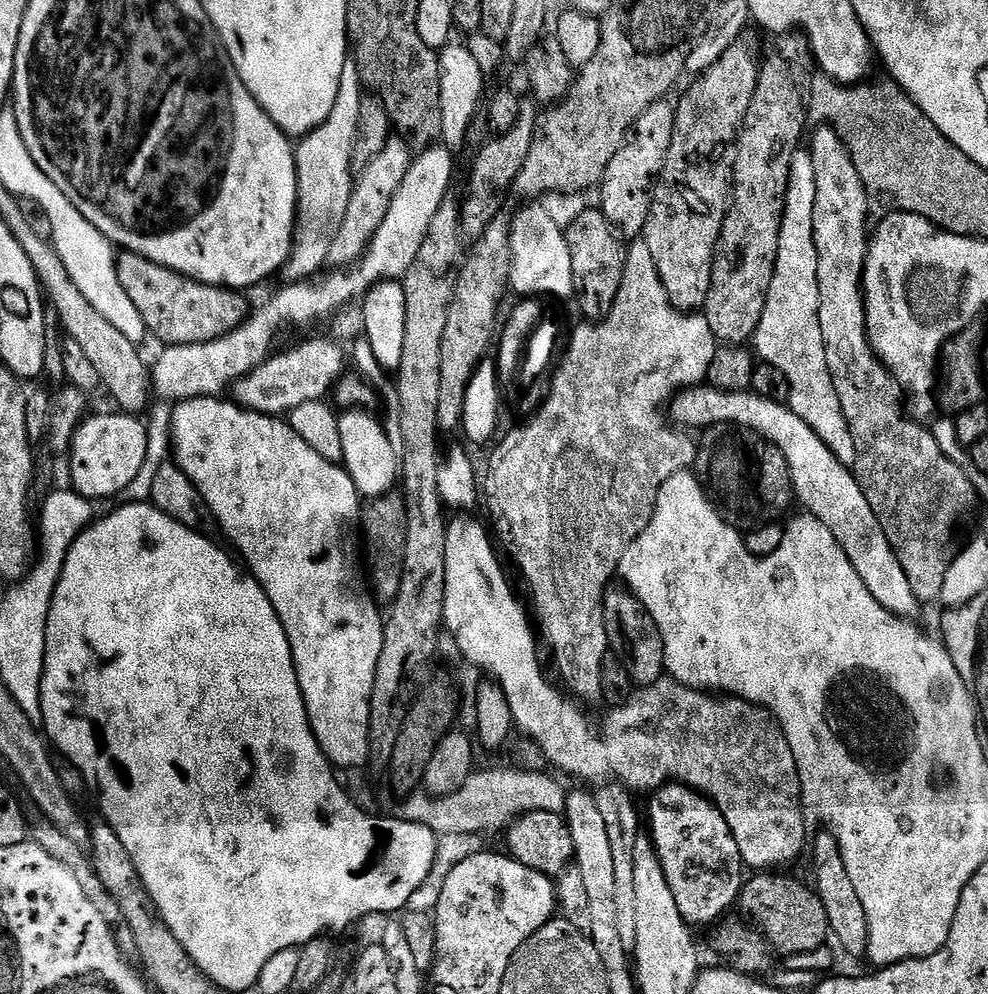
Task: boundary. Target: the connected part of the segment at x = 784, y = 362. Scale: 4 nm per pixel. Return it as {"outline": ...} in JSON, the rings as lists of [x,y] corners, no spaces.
{"outline":[[[801,150],[794,154],[794,162],[790,166],[774,278],[770,282],[760,325],[756,327],[754,352],[763,363],[778,366],[778,370],[786,374],[786,382],[790,386],[787,405],[794,410],[794,414],[798,414],[798,418],[802,418],[802,422],[806,422],[806,426],[818,434],[818,438],[841,463],[852,466],[856,463],[854,438],[850,438],[850,426],[846,426],[846,414],[842,414],[842,402],[838,402],[838,390],[834,390],[830,366],[826,366],[826,346],[822,342],[822,326],[818,326],[818,250],[814,246],[814,198],[818,198],[814,158],[811,151]]]}

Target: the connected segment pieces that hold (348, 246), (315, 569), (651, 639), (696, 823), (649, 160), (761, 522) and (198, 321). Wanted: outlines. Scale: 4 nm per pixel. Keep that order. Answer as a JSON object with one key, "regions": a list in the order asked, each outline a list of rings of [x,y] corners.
{"regions":[[[[390,138],[386,146],[382,146],[382,154],[359,169],[352,185],[350,206],[346,206],[346,218],[338,229],[338,238],[334,238],[334,246],[330,246],[328,264],[333,269],[340,270],[355,264],[368,251],[368,244],[378,226],[382,226],[382,218],[386,218],[386,210],[390,210],[390,202],[394,202],[394,194],[398,194],[402,178],[406,178],[413,159],[414,149],[407,140]]],[[[199,396],[193,400],[181,400],[173,407],[172,410],[172,448],[174,449],[174,463],[186,474],[186,478],[190,478],[190,482],[194,482],[194,486],[198,490],[198,494],[202,494],[202,498],[206,502],[206,506],[212,512],[212,519],[224,531],[224,536],[233,544],[234,547],[240,551],[239,559],[246,565],[247,571],[255,578],[256,581],[262,586],[262,590],[270,598],[270,602],[274,606],[274,610],[278,614],[278,618],[282,622],[282,626],[286,630],[286,638],[290,642],[290,650],[294,658],[294,666],[298,674],[298,686],[302,690],[302,698],[306,702],[306,714],[308,721],[312,727],[314,738],[318,738],[320,748],[324,751],[325,756],[337,769],[340,770],[357,770],[363,764],[367,765],[370,760],[370,749],[368,747],[368,727],[370,726],[370,694],[374,690],[374,674],[378,670],[378,658],[382,654],[382,638],[384,637],[384,621],[385,617],[382,615],[381,605],[377,604],[369,585],[366,583],[365,573],[362,571],[362,560],[356,557],[356,548],[358,552],[358,525],[360,522],[360,513],[362,511],[362,497],[358,489],[354,486],[354,482],[350,478],[350,474],[344,471],[340,464],[332,464],[326,458],[322,458],[322,454],[318,454],[318,450],[310,450],[310,446],[304,441],[300,435],[293,430],[288,423],[283,419],[274,416],[264,416],[260,412],[249,412],[247,408],[241,408],[239,404],[233,402],[231,399],[224,400],[225,398],[217,398],[214,396]]],[[[609,587],[604,594],[604,625],[608,650],[625,668],[626,674],[637,689],[649,688],[665,675],[664,643],[654,618],[650,618],[650,614],[644,609],[640,600],[637,600],[627,587],[616,587]]],[[[669,782],[655,789],[650,799],[648,812],[646,808],[646,828],[666,874],[666,882],[670,882],[670,890],[674,890],[674,902],[678,902],[682,918],[689,926],[715,925],[727,913],[724,911],[739,901],[740,889],[746,879],[746,865],[740,858],[738,842],[733,838],[730,826],[726,826],[726,818],[707,796],[701,796],[685,784]]],[[[662,99],[642,110],[642,114],[634,122],[632,131],[628,133],[628,139],[620,147],[618,154],[610,158],[610,166],[606,166],[604,179],[598,185],[598,207],[621,237],[639,237],[648,221],[648,211],[652,208],[654,195],[653,188],[663,173],[674,134],[676,110],[668,103],[667,99]]],[[[722,424],[703,429],[694,471],[704,495],[726,523],[737,530],[763,528],[765,524],[779,521],[779,516],[794,504],[790,470],[778,446],[759,438],[740,440],[739,435],[739,431],[729,430]]],[[[121,251],[116,257],[116,269],[122,290],[126,290],[130,302],[134,302],[138,314],[142,314],[142,322],[153,337],[156,335],[161,340],[161,345],[214,342],[241,328],[250,315],[243,291],[203,284],[161,264],[152,264],[136,252]]]]}

